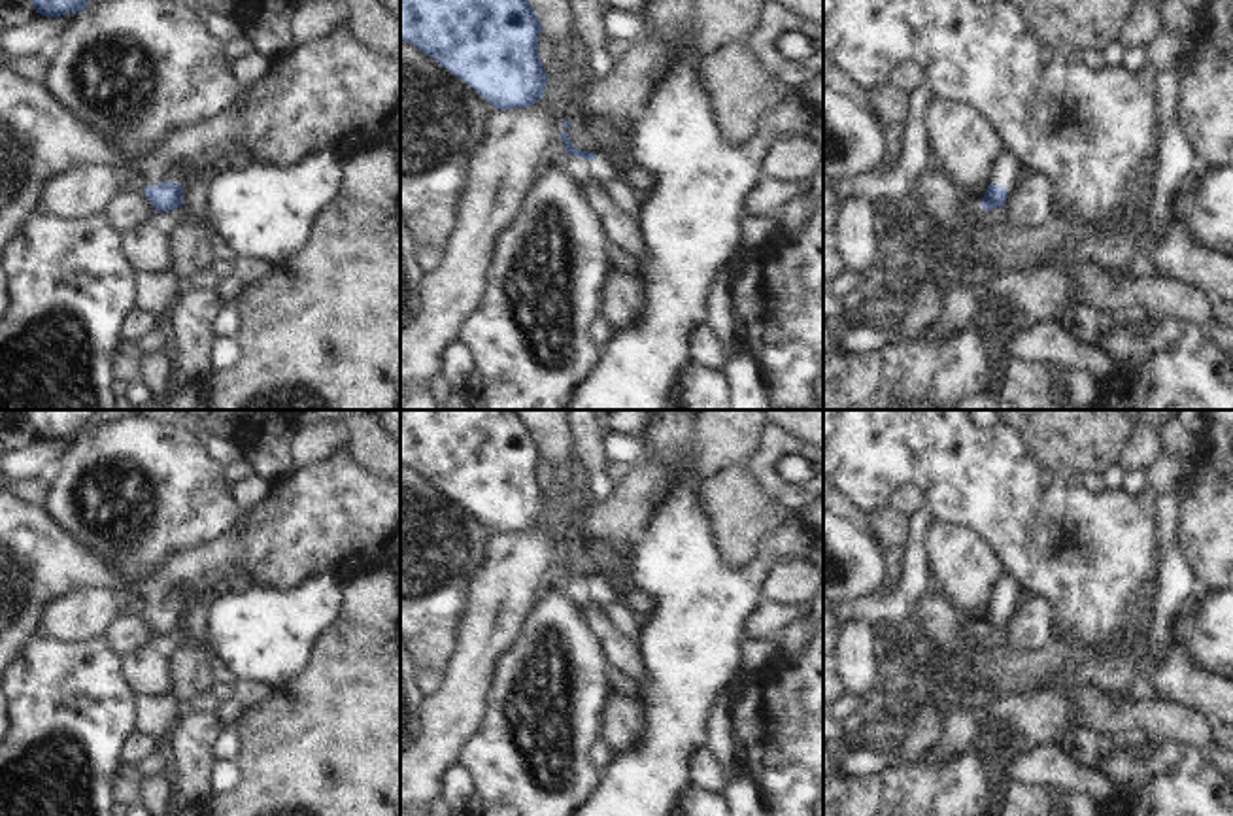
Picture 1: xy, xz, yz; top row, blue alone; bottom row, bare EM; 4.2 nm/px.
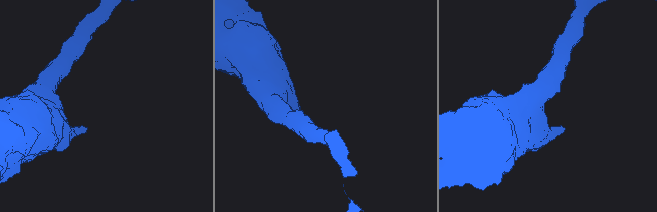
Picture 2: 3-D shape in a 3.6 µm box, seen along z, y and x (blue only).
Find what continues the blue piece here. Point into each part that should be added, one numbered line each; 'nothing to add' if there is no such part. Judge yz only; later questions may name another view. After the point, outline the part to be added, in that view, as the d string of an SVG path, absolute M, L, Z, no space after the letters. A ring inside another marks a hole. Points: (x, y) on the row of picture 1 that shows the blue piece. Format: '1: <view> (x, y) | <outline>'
1: yz (1005, 172) | M1003 151L991 172L991 183L1003 185L1010 193L1014 187L1014 181L1020 174L1022 172L1020 172L1016 161L1006 151Z

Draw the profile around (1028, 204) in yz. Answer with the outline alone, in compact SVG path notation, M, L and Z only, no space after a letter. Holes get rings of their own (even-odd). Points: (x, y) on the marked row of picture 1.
M1020 174L1006 196L1006 223L1040 227L1052 219L1048 185L1035 176Z

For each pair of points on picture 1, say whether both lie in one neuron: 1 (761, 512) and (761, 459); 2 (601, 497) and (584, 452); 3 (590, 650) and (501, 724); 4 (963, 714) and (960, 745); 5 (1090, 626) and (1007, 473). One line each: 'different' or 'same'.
1: different
2: same
3: same
4: same
5: same

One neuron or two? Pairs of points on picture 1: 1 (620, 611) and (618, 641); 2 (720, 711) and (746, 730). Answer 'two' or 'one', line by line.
1: two
2: two

